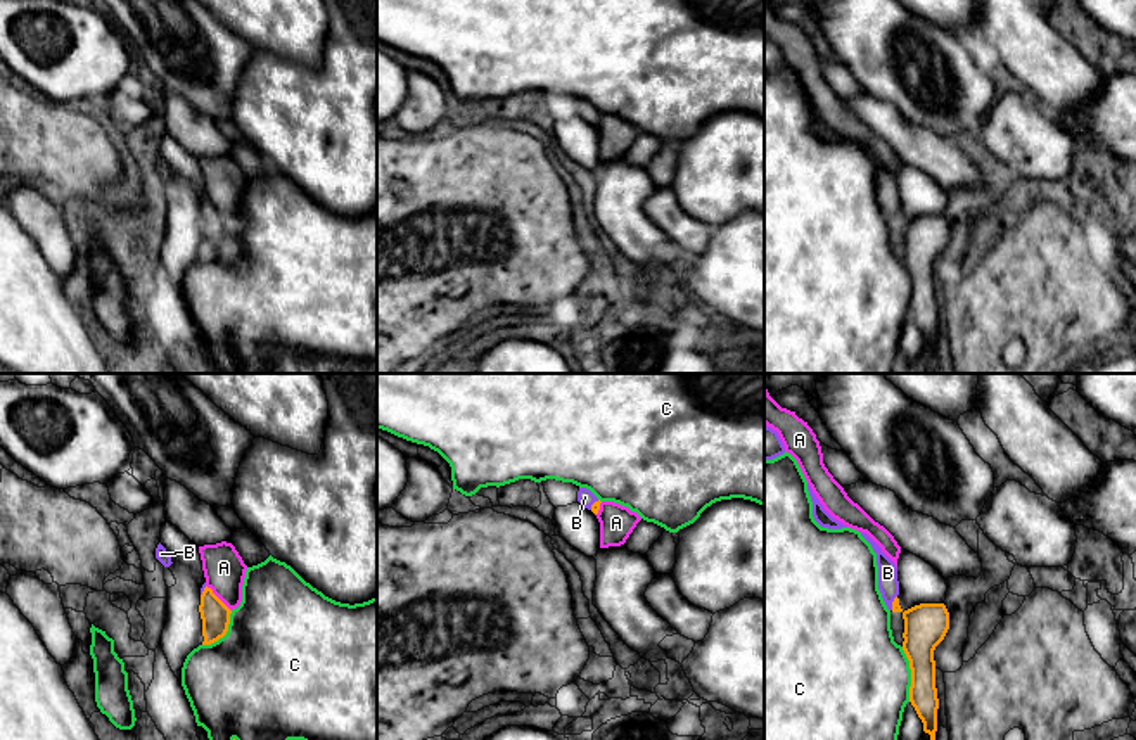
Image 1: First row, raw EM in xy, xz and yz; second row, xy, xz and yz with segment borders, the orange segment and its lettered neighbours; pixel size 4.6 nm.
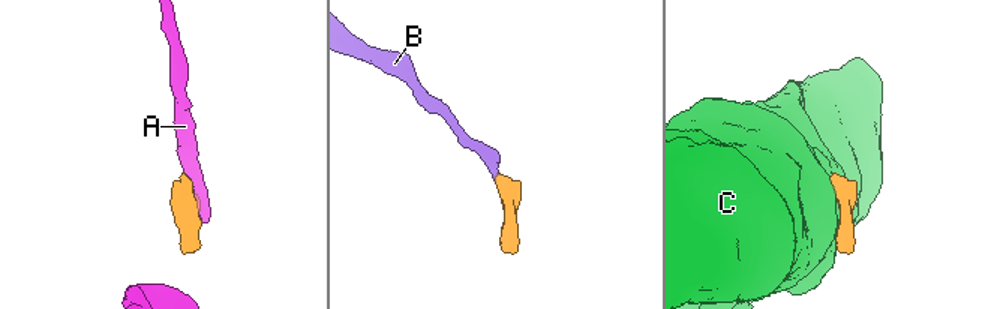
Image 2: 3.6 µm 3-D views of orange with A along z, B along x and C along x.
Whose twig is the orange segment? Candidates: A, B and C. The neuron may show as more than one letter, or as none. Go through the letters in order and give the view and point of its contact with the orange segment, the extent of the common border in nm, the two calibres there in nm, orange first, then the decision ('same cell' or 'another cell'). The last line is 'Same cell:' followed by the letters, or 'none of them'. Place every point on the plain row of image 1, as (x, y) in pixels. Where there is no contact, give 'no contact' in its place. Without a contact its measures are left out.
A: xy (218, 211) | 170 nm | 140/190 nm | another cell
B: yz (893, 215) | 80 nm | 200/100 nm | same cell
C: yz (912, 287) | 260 nm | 200/480 nm | another cell
Same cell: B

